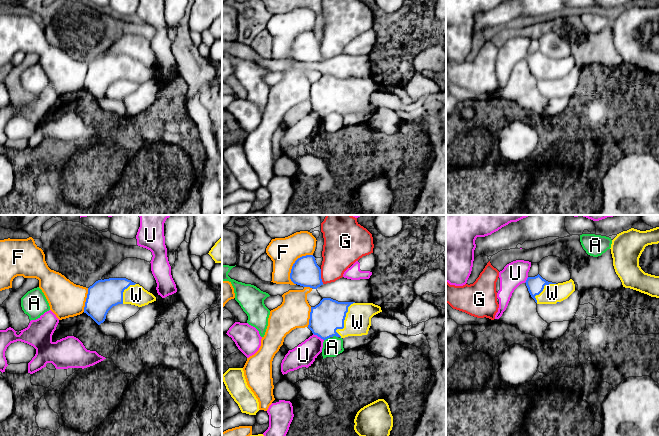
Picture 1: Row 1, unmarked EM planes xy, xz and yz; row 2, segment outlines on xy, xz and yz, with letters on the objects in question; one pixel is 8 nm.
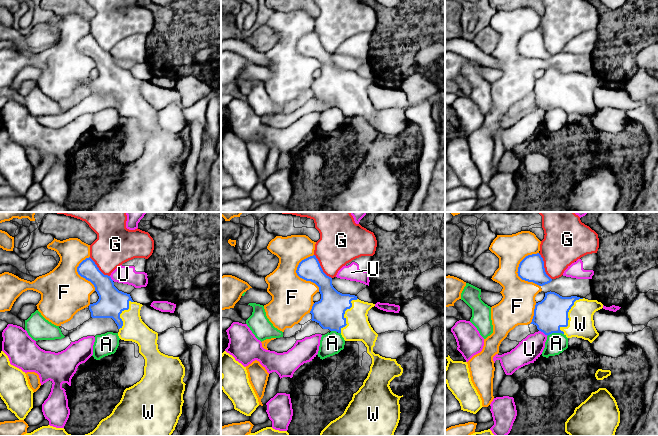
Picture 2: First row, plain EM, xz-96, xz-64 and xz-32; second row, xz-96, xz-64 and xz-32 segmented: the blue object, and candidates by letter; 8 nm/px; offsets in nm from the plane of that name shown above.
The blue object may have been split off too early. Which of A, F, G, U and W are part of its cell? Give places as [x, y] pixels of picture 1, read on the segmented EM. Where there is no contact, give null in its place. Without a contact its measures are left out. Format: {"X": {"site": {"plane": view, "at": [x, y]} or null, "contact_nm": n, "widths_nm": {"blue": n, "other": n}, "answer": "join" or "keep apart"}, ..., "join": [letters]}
{"A": {"site": {"plane": "xz", "at": [326, 338]}, "contact_nm": 50, "widths_nm": {"blue": 260, "other": 150}, "answer": "keep apart"}, "F": {"site": {"plane": "xz", "at": [293, 264]}, "contact_nm": 280, "widths_nm": {"blue": 220, "other": 220}, "answer": "keep apart"}, "G": {"site": {"plane": "xz", "at": [320, 276]}, "contact_nm": 120, "widths_nm": {"blue": 220, "other": 280}, "answer": "keep apart"}, "U": {"site": {"plane": "xz", "at": [318, 336]}, "contact_nm": 110, "widths_nm": {"blue": 260, "other": 180}, "answer": "keep apart"}, "W": {"site": {"plane": "xz", "at": [343, 321]}, "contact_nm": 300, "widths_nm": {"blue": 260, "other": 220}, "answer": "join"}, "join": ["W"]}

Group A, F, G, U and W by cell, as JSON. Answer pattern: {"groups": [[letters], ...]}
{"groups": [["A"], ["F"], ["G"], ["U"], ["W"]]}

